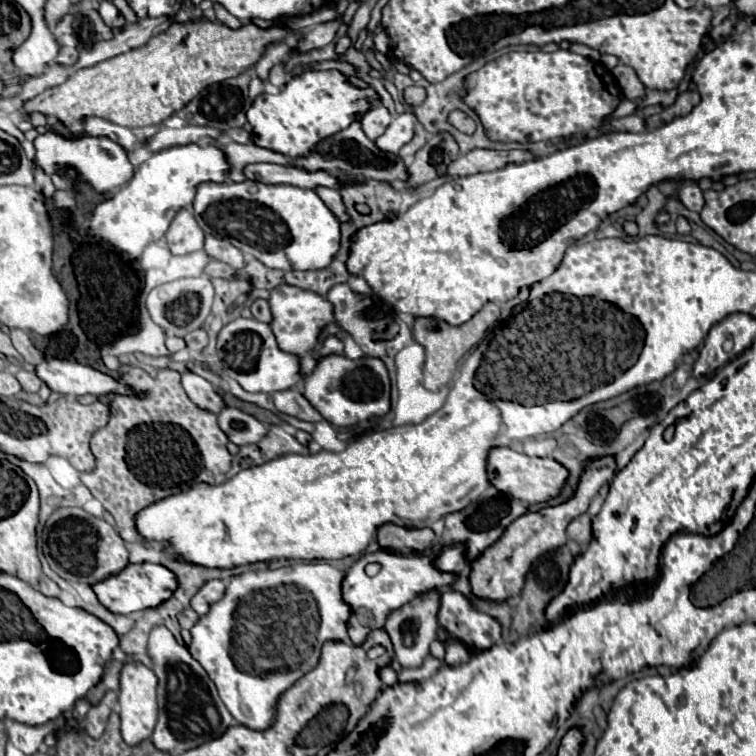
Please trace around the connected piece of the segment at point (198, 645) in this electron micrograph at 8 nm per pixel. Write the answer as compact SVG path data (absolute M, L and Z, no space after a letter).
M295 563L295 565L287 565L287 567L279 567L279 569L261 569L261 571L245 571L241 575L233 575L229 579L227 591L223 595L223 599L219 599L217 603L213 603L209 607L209 611L205 615L199 617L199 621L191 627L191 645L189 645L189 653L201 663L201 667L207 671L209 679L215 683L219 697L223 699L225 707L229 709L229 713L235 717L237 723L251 727L251 729L267 729L273 723L273 713L275 713L275 705L277 705L277 697L289 689L289 685L293 685L301 675L307 673L307 669L313 669L319 661L321 655L321 647L325 641L341 641L341 643L351 643L349 635L347 635L347 621L351 615L351 607L345 603L343 595L341 595L341 583L343 583L345 571L331 565L331 563Z

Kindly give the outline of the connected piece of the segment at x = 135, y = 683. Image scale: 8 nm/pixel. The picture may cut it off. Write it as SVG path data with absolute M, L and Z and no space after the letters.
M127 657L121 669L119 715L121 715L121 735L127 745L139 745L141 741L151 737L157 723L157 677L153 669L135 661L133 657Z

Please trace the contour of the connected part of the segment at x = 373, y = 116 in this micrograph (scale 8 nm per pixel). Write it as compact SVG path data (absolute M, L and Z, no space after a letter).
M377 105L377 107L371 107L363 117L361 117L361 127L363 127L363 133L369 137L369 139L377 139L379 135L383 135L383 131L387 129L387 125L391 123L391 115L385 107Z

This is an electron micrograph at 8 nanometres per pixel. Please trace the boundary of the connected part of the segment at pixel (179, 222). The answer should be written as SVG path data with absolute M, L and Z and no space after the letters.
M181 209L173 223L167 229L167 243L173 255L185 255L203 249L205 233L197 225L193 213L189 209Z

